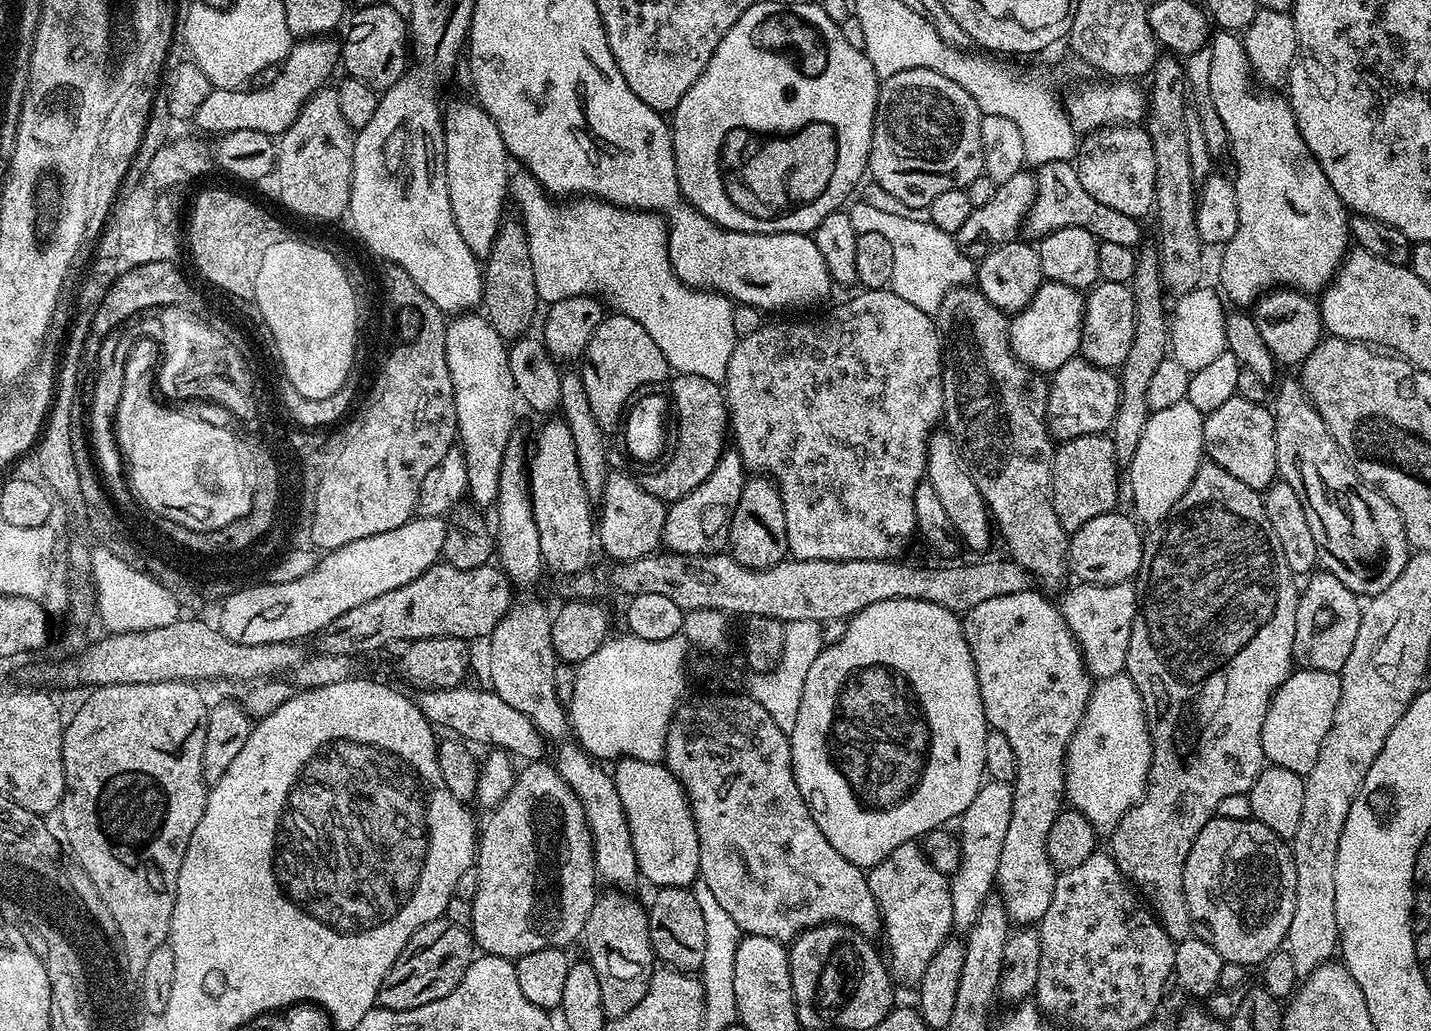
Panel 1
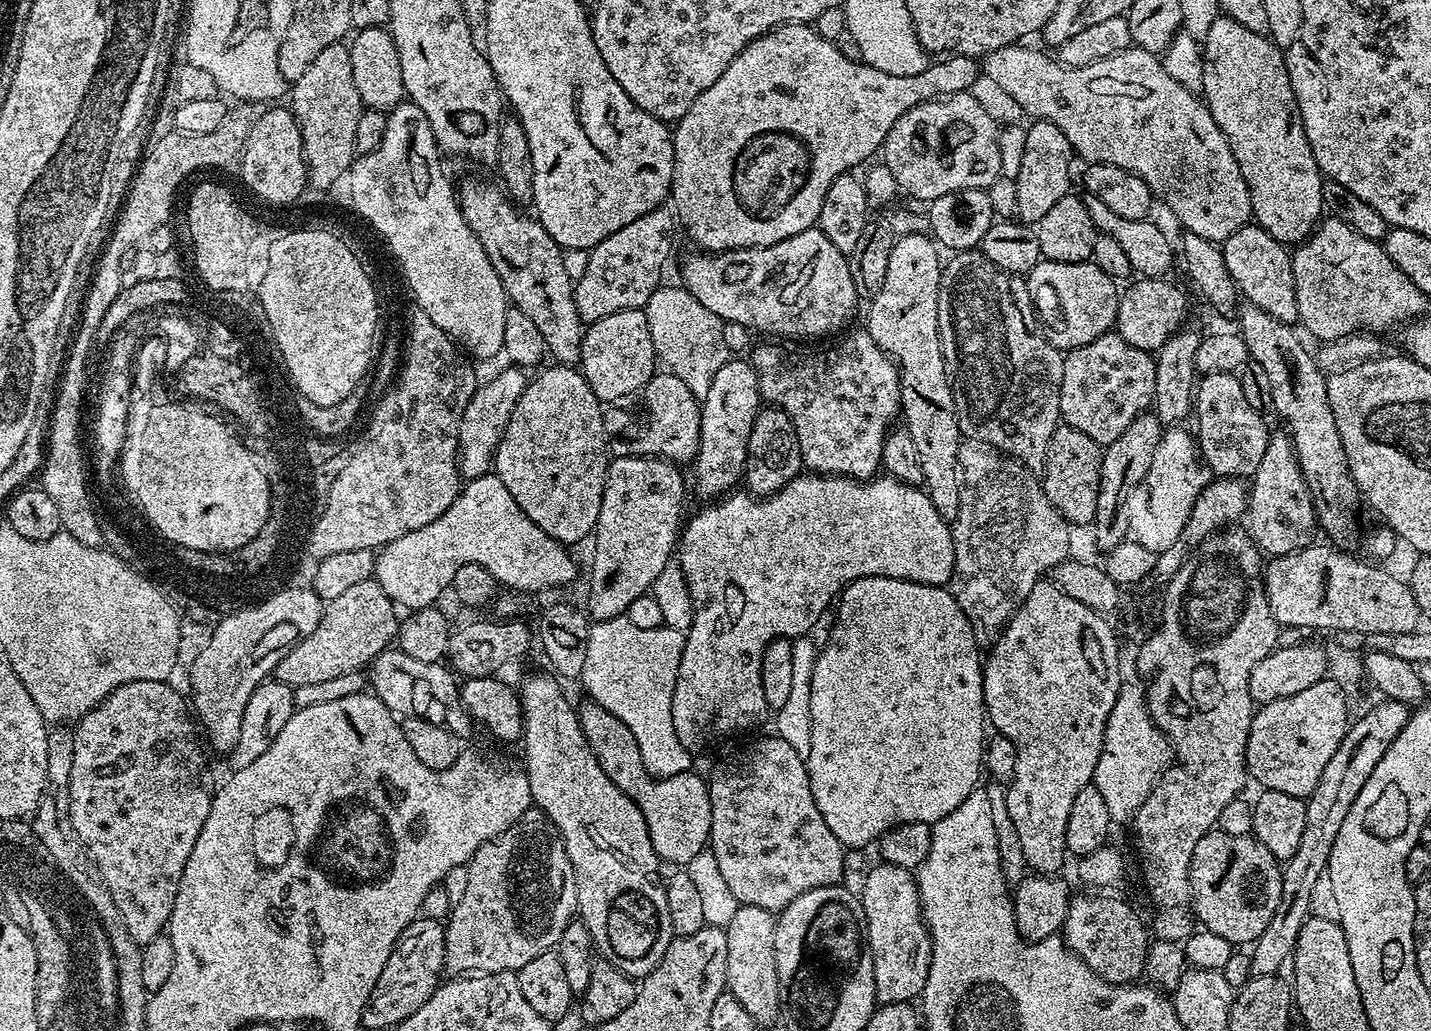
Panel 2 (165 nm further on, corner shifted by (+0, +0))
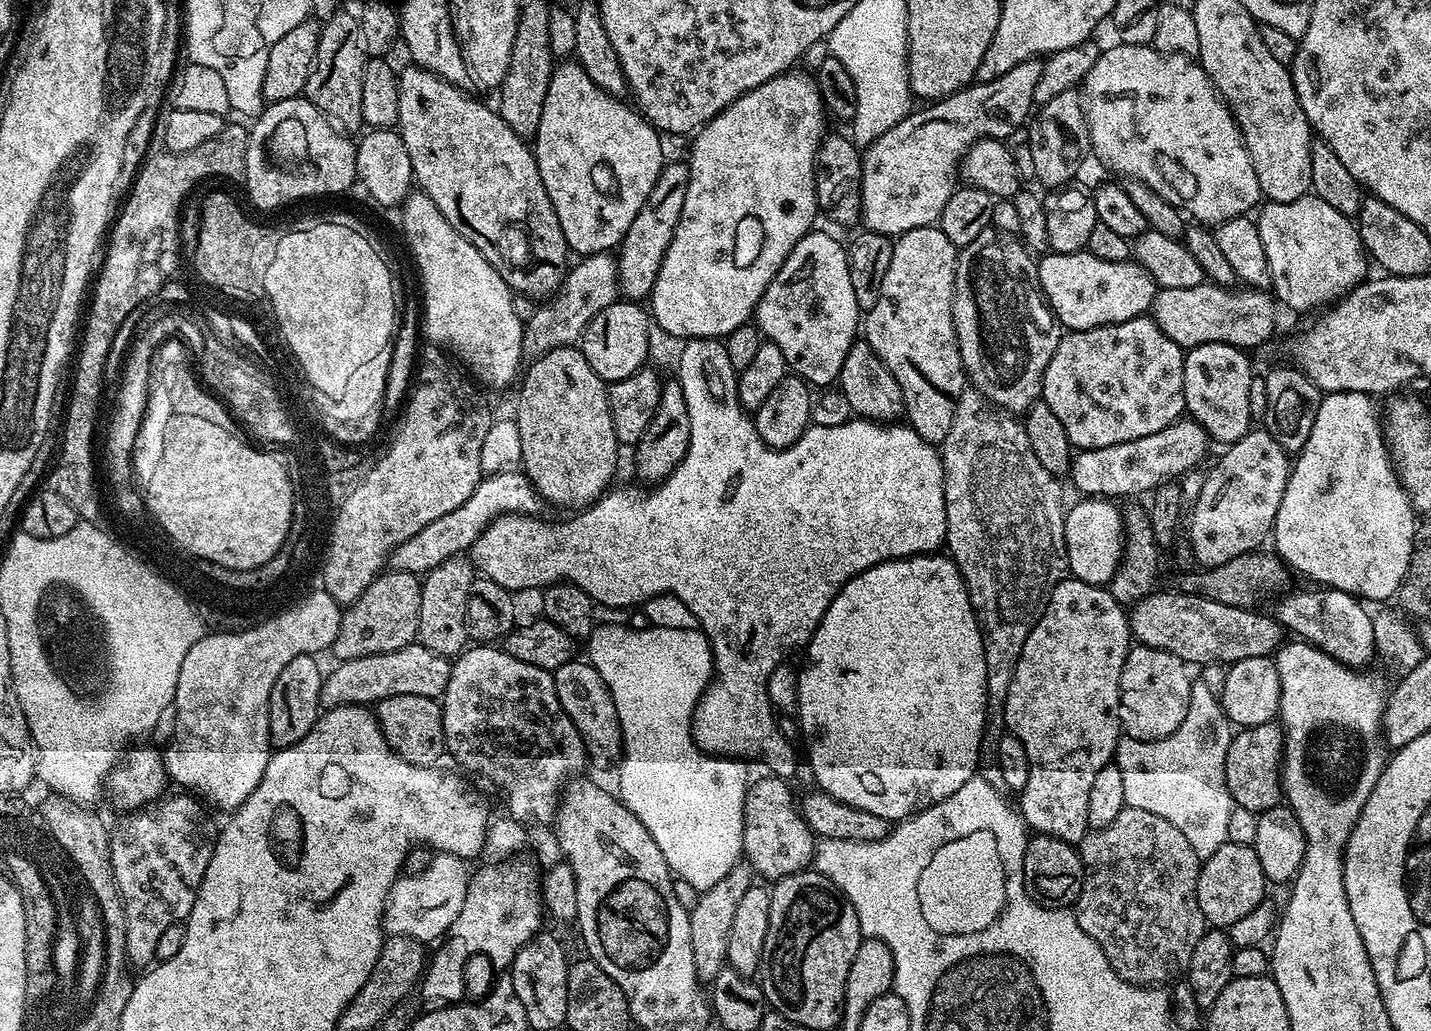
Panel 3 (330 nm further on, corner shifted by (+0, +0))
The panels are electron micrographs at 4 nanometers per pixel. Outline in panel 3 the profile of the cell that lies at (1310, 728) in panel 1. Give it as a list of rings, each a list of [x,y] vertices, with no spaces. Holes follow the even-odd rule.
[[[1279,723],[1241,728],[1233,735],[1226,754],[1226,786],[1235,807],[1259,814],[1281,803],[1280,770],[1283,754],[1284,733]]]

